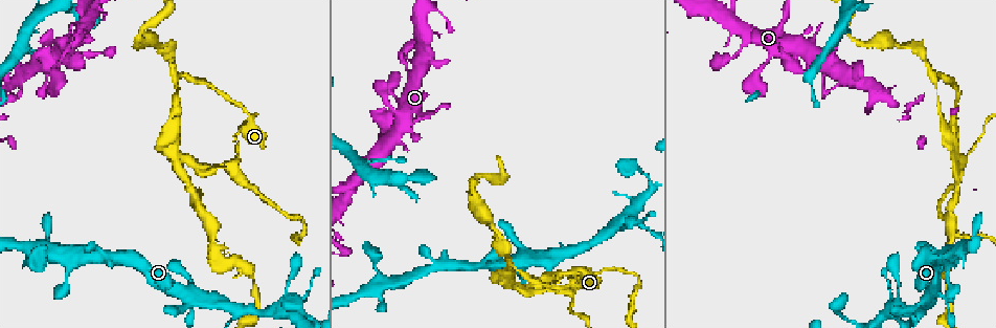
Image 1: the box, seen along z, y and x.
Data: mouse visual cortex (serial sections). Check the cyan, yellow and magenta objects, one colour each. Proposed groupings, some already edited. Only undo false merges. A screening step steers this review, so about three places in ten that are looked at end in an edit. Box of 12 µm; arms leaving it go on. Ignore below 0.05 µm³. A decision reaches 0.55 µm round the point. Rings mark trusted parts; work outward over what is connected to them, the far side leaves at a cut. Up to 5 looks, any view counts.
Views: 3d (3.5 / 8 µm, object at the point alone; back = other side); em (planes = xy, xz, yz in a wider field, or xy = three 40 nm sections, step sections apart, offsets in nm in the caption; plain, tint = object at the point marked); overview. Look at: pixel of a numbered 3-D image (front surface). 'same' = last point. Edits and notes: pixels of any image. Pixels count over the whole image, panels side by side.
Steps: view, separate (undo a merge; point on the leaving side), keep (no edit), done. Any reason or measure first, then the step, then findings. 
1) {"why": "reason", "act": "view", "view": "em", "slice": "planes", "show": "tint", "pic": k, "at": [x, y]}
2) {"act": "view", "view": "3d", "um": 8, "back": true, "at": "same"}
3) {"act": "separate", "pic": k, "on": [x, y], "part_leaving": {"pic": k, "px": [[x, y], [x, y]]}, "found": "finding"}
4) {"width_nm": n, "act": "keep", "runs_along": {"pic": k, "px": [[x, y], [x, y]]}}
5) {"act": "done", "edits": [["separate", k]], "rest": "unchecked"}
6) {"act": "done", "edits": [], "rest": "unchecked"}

{"act": "view", "view": "3d", "um": 3.5, "pic": 1, "at": [937, 78]}

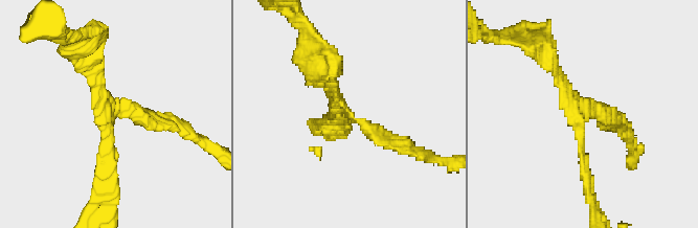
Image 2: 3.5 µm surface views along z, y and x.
{"arms": 3, "arm_widths_nm": [150, 150, 200], "why": "now the EM", "act": "view", "view": "em", "slice": "xy", "step": 3, "show": "tint", "pic": 2, "at": [583, 114]}

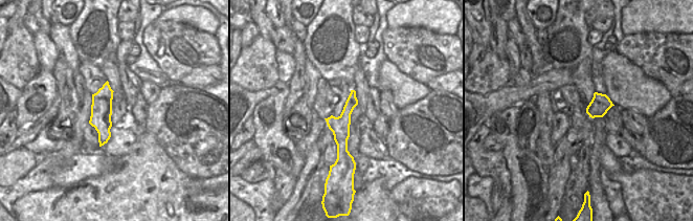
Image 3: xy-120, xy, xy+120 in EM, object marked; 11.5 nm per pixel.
{"act": "keep", "runs_along": {"pic": 2, "px": [[165, 123], [133, 108], [104, 120], [108, 181]]}, "found": "all the same cell"}

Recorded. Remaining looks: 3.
{"why": "three-way junction", "act": "view", "view": "3d", "um": 3.5, "pic": 1, "at": [174, 151]}

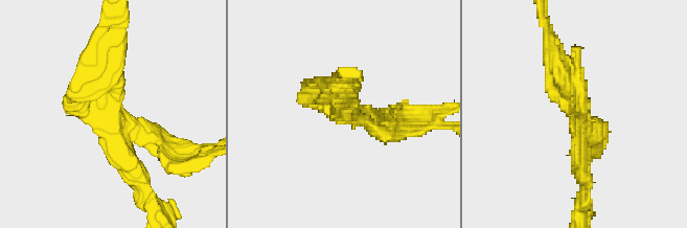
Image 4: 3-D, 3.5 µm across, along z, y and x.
{"arms": 3, "arm_widths_nm": [250, 300, 350], "act": "view", "view": "em", "slice": "xy", "step": 3, "show": "tint", "pic": 4, "at": [578, 112]}

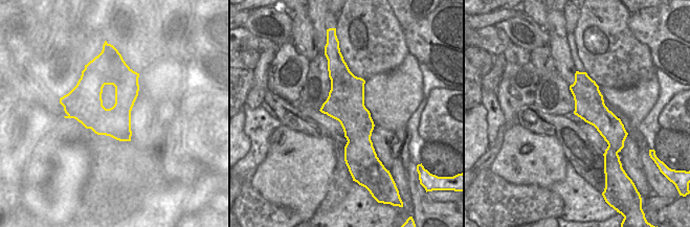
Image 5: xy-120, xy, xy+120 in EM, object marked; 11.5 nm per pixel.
{"act": "separate", "pic": 4, "on": [132, 177], "border": {"pic": 5, "px": [[371, 131], [348, 142]]}, "found": "two cells meet here"}

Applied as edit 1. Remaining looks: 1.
{"act": "done", "edits": [["separate", 4]], "rest": "unchecked"}

